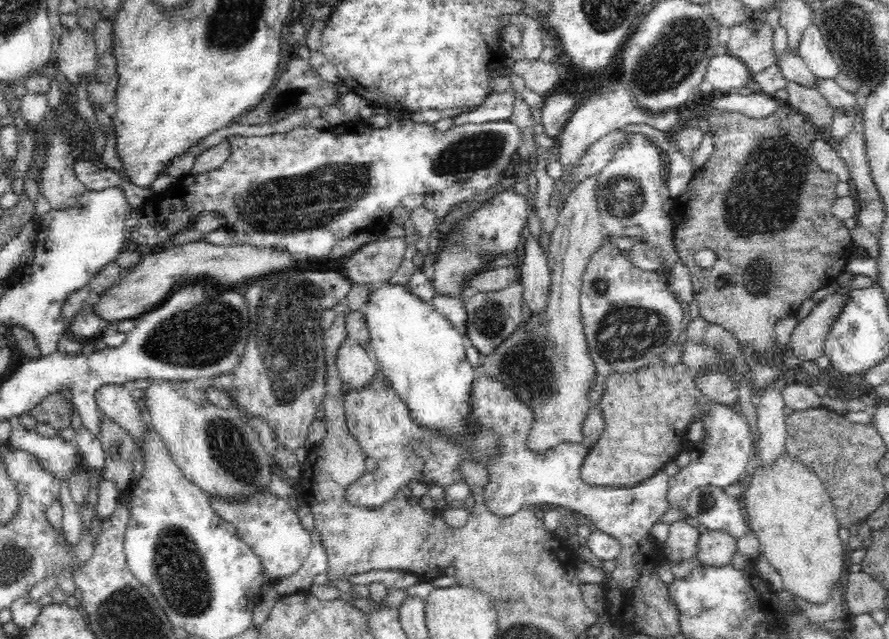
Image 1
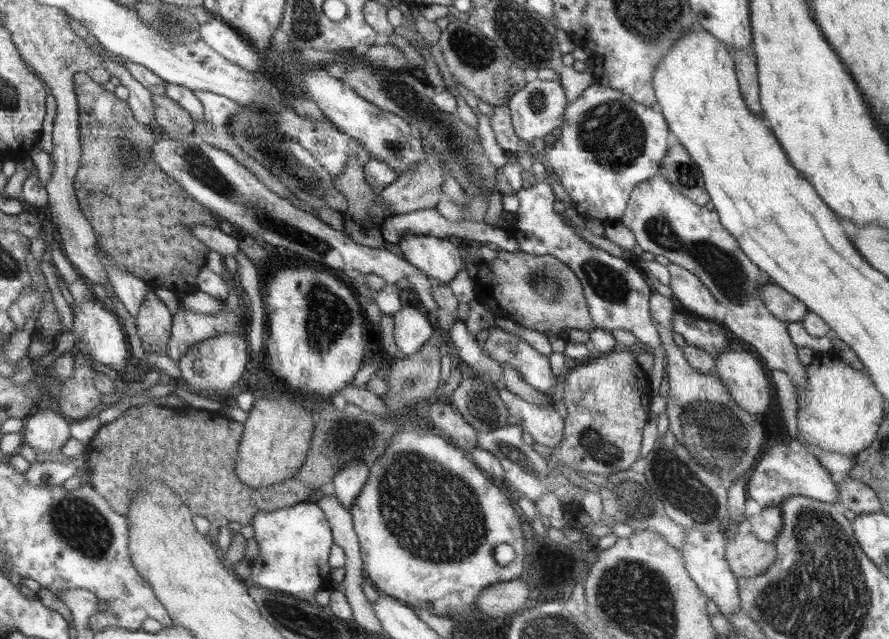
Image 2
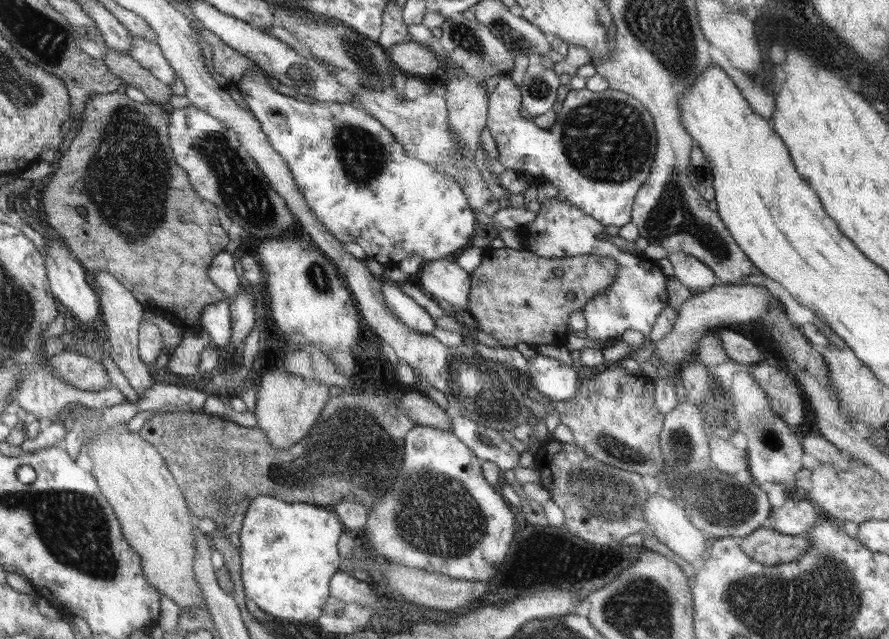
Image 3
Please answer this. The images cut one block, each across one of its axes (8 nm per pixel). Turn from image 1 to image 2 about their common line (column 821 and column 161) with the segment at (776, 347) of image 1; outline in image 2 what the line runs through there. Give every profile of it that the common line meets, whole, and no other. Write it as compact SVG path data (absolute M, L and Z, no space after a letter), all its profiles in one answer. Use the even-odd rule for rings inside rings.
M78 73L73 78L78 106L80 107L81 163L73 187L83 215L95 230L97 246L118 262L124 270L142 278L152 288L166 288L179 300L197 291L196 276L206 265L209 246L194 237L192 226L218 227L218 220L196 202L185 188L166 174L151 156L152 147L161 136L154 126L141 123L134 117L128 102L116 97L111 87L96 83L86 73Z

